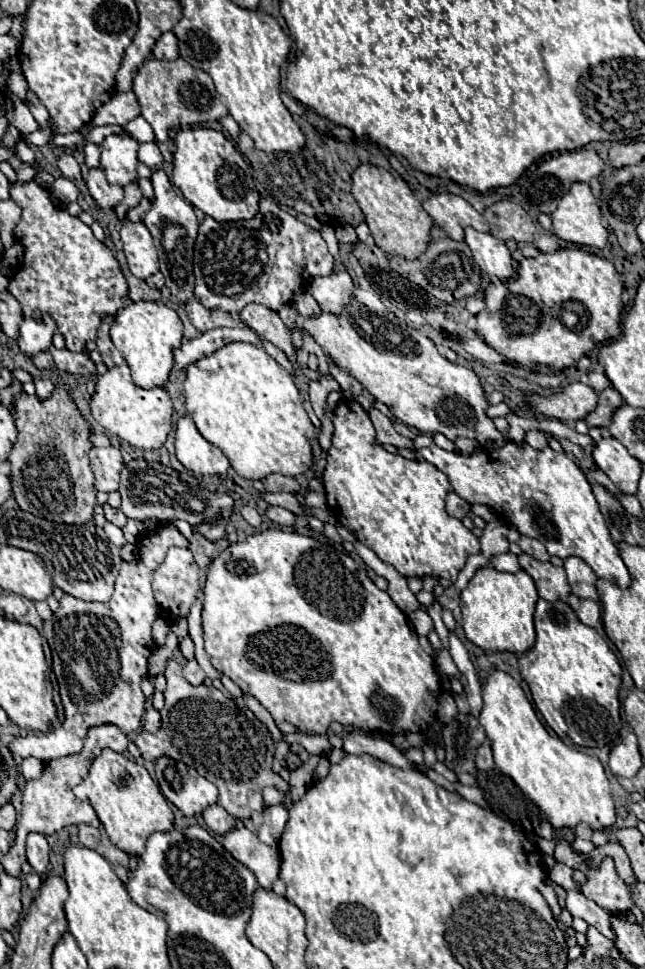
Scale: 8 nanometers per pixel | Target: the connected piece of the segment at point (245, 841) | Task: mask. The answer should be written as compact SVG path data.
M247 828L229 830L221 838L221 842L225 850L231 850L231 854L235 854L235 858L239 858L239 862L243 862L257 876L259 886L271 888L273 880L279 874L279 864L281 864L277 848L261 844L257 836Z

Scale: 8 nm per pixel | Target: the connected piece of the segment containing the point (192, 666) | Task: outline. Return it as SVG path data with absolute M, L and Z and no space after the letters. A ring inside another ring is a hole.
M191 660L191 662L187 662L187 666L183 668L183 676L185 676L185 678L187 678L187 682L191 682L193 686L199 686L199 684L203 684L203 680L207 678L207 676L205 676L205 672L199 668L197 660Z

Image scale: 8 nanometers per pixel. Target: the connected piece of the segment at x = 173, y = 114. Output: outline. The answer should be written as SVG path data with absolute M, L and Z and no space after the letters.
M147 58L133 80L133 92L141 106L141 116L151 124L155 132L155 142L165 142L171 128L217 122L229 114L227 108L221 104L211 76L195 70L183 58L177 58L173 62Z

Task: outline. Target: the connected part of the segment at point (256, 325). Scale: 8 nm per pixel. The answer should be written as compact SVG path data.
M247 304L241 312L239 312L241 320L253 328L257 334L263 334L265 340L273 342L275 346L279 346L285 354L295 354L297 350L291 346L289 340L289 328L281 322L281 318L277 316L277 312L259 306L259 304Z

